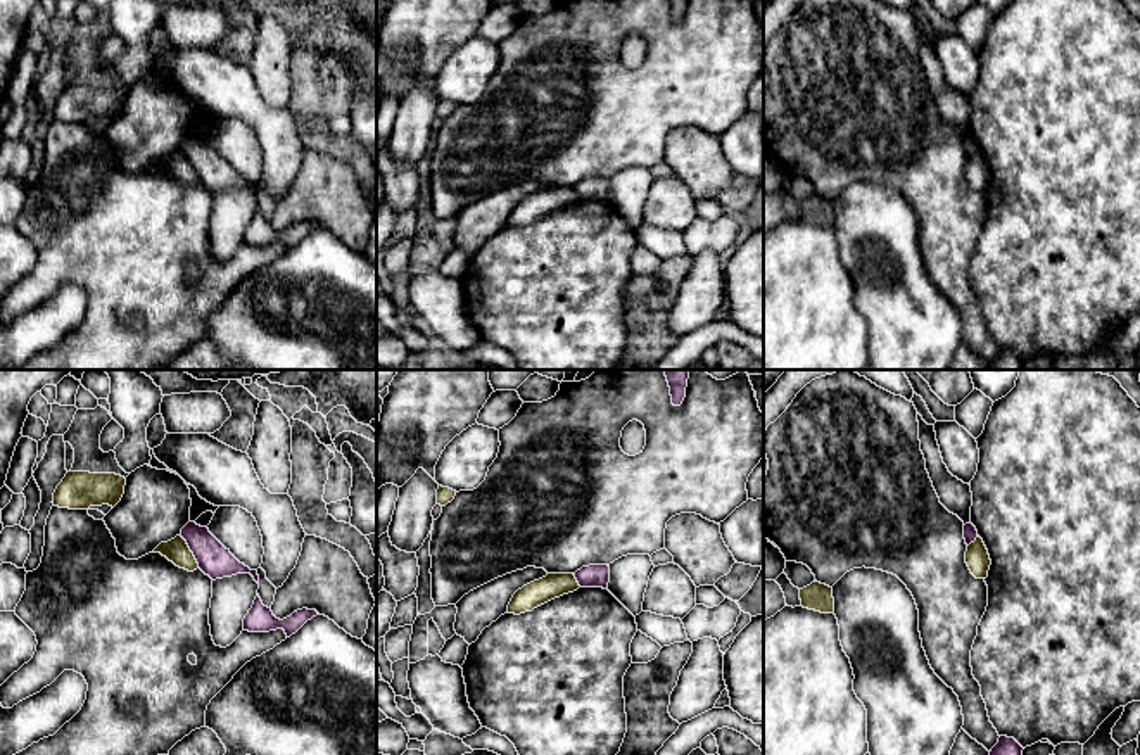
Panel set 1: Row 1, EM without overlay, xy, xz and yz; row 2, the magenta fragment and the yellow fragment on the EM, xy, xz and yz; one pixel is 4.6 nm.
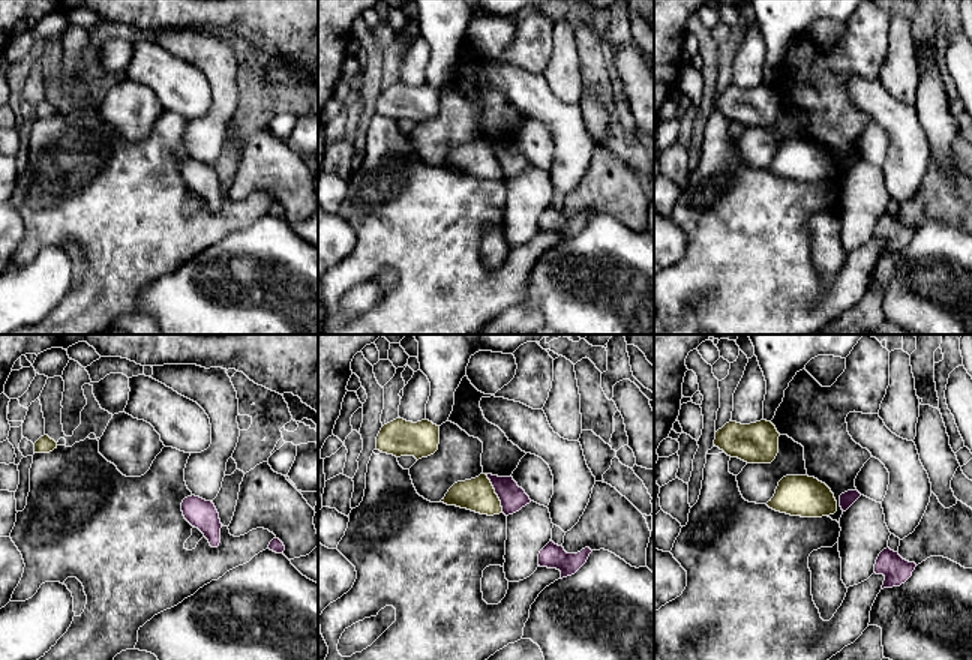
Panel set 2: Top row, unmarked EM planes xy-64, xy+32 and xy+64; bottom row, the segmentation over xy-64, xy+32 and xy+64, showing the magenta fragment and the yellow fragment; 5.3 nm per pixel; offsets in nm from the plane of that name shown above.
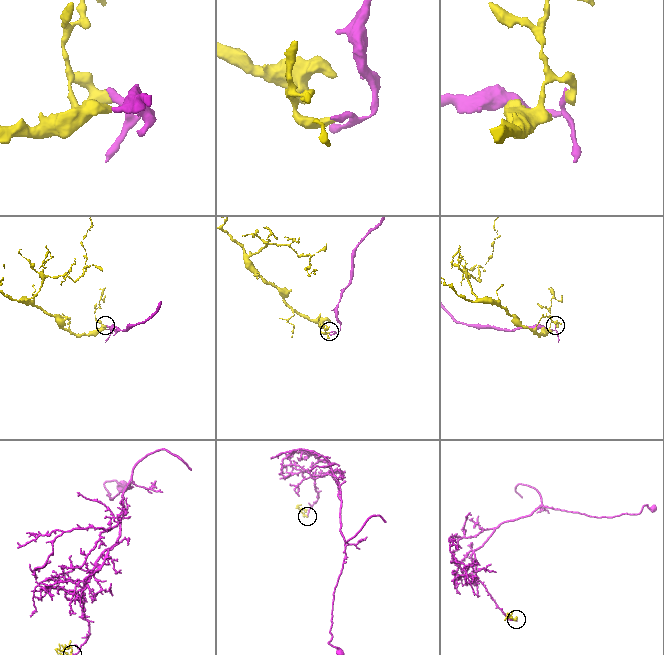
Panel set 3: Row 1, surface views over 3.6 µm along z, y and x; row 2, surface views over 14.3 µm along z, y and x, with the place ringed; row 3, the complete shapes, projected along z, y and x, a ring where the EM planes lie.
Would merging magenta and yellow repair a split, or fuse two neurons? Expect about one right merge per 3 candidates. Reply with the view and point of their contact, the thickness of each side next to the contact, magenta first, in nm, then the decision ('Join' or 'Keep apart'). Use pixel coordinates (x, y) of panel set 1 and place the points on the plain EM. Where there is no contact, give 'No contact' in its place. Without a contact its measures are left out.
Touches magenta at xy (190, 163). Thickness 160 nm (magenta) against 120 nm. Keep apart

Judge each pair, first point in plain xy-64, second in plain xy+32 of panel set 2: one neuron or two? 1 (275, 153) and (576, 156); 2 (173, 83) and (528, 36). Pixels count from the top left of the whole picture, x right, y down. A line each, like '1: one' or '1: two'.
1: two
2: two

